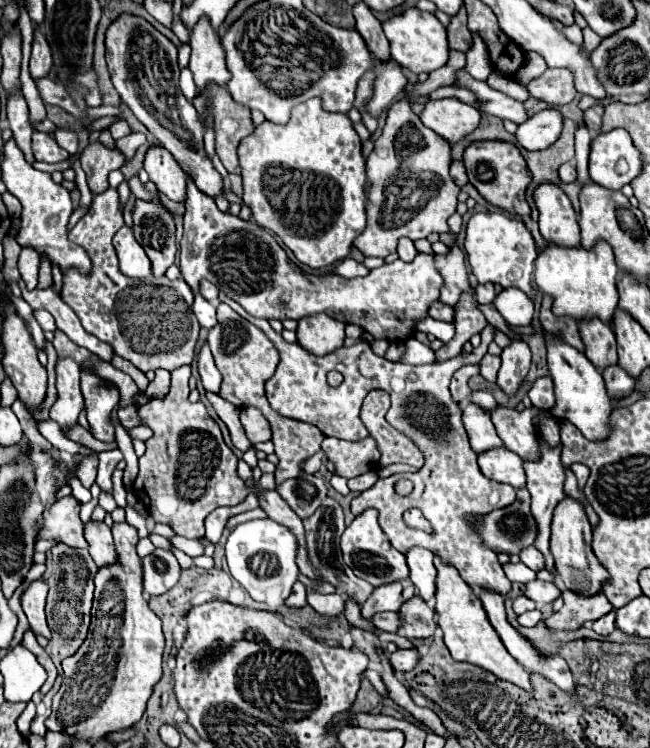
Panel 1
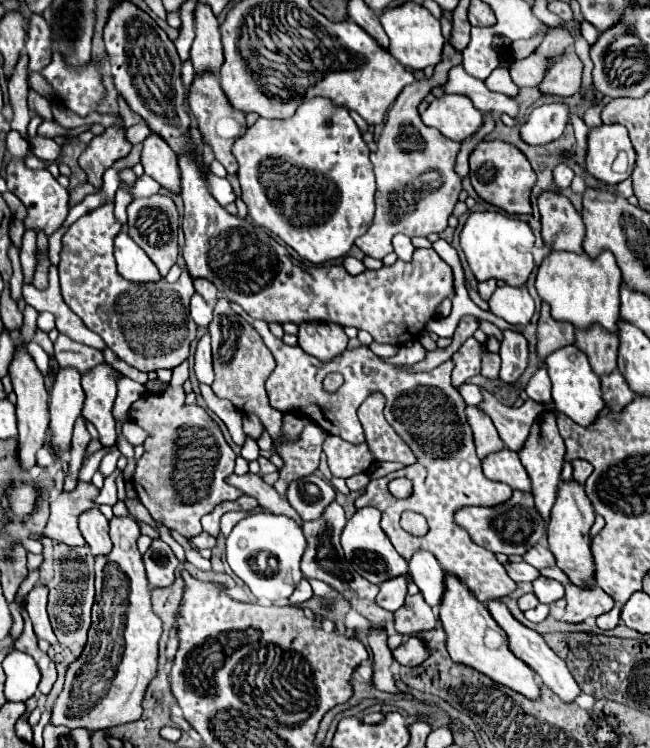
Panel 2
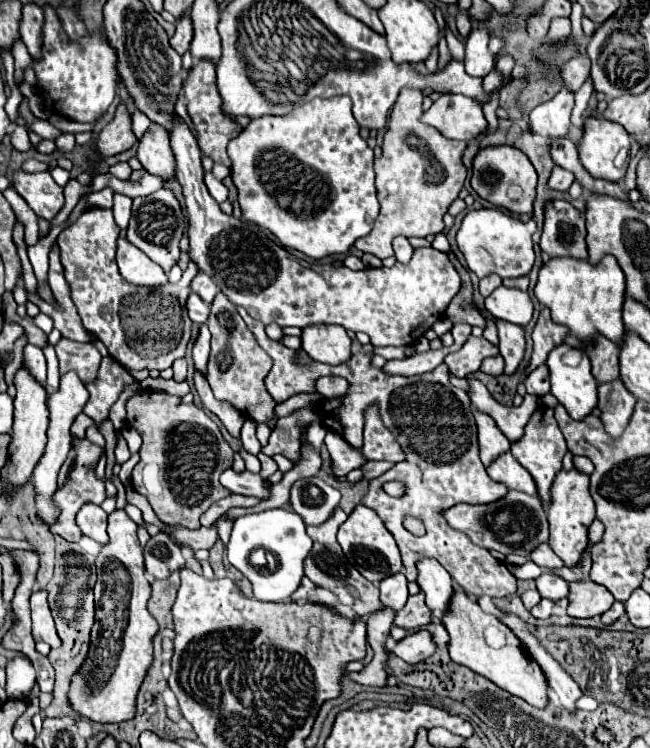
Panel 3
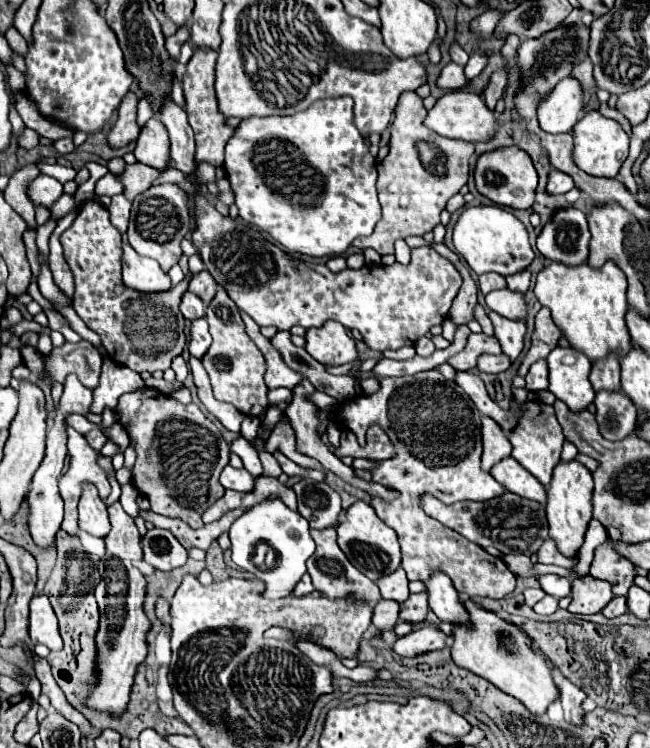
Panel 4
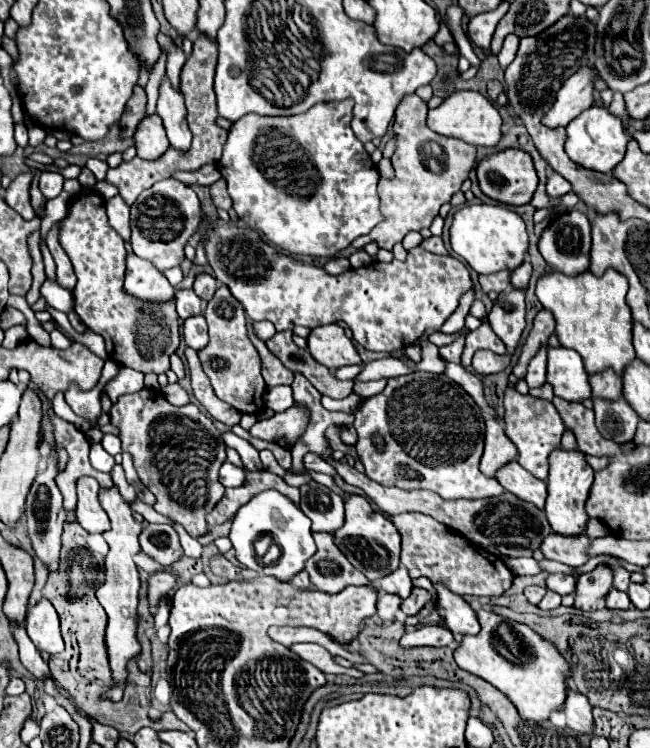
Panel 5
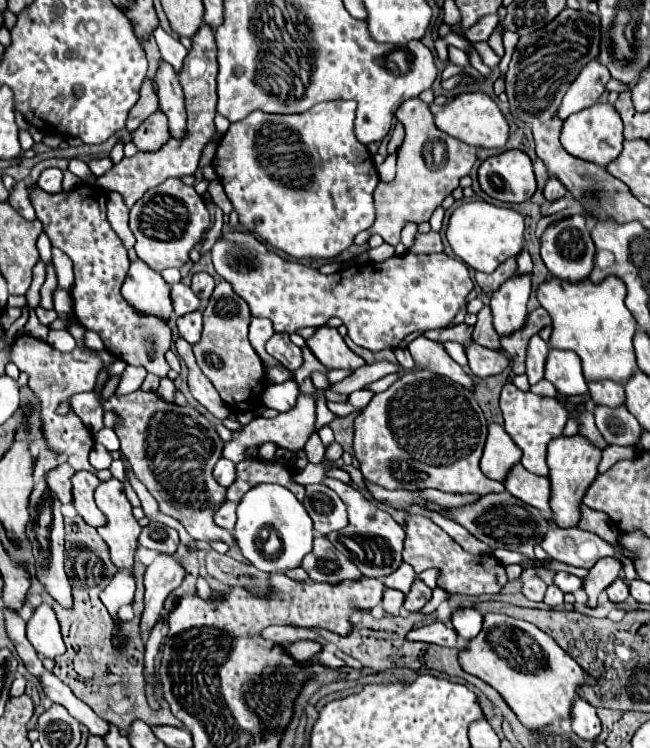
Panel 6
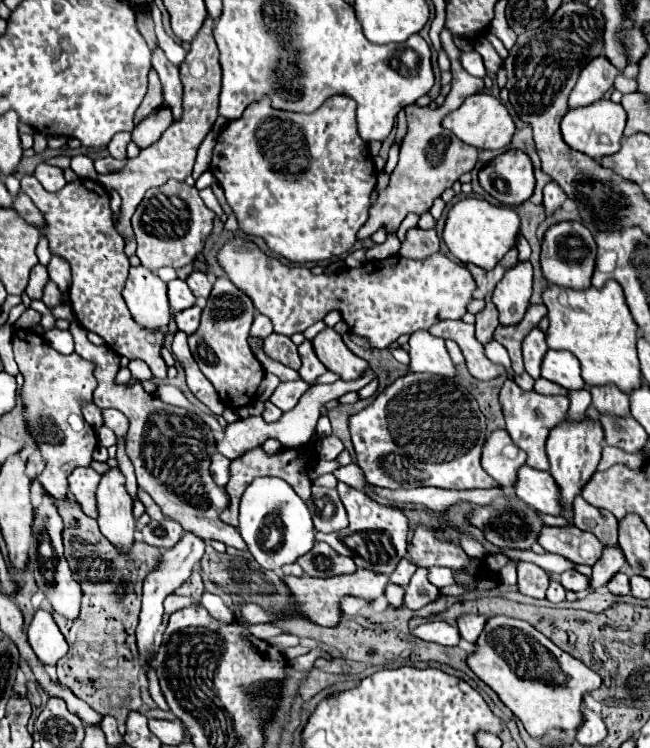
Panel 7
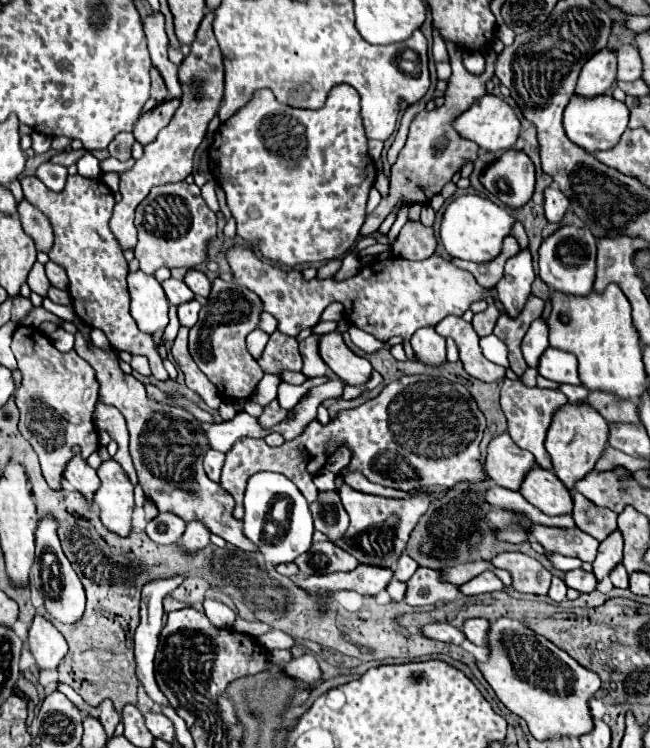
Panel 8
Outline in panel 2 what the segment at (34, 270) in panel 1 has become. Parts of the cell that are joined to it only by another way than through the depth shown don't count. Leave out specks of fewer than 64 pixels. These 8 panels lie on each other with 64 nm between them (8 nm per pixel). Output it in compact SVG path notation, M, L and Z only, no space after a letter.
M36 234L24 236L22 250L20 250L20 264L22 264L22 272L24 272L24 282L32 284L34 268L36 268Z

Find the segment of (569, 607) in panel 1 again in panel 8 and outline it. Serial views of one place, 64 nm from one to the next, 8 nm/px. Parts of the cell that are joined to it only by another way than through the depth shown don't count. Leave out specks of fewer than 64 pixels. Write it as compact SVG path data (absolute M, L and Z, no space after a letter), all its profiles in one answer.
M612 532L608 536L608 540L604 540L598 548L598 556L594 560L594 576L596 580L600 582L604 576L608 576L614 566L618 566L622 562L622 538L620 538L620 532Z

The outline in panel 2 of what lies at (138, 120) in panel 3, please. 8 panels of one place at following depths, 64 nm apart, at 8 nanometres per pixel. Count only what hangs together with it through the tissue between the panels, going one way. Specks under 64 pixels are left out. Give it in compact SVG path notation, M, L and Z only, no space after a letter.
M142 122L142 124L136 124L136 126L126 130L126 140L130 144L140 144L140 142L144 142L148 138L148 134L150 134L150 130L148 130L146 122Z

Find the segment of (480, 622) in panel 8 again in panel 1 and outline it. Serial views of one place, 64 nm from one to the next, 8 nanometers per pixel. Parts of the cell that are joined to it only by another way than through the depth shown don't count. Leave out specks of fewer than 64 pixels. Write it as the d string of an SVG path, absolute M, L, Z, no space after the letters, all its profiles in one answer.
M414 546L406 552L408 568L410 568L410 580L418 588L418 594L426 600L432 602L434 598L434 580L436 580L436 570L432 566L434 554L426 548Z

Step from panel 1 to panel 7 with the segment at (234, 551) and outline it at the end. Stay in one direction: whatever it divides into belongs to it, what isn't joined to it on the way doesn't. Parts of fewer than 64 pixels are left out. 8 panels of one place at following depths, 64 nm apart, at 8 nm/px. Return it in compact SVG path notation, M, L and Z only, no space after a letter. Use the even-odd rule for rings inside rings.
M256 478L256 482L252 482L246 488L246 492L242 494L242 500L240 500L240 524L238 524L238 532L240 532L242 540L246 542L248 552L252 554L252 558L264 570L274 570L274 572L280 570L284 564L294 564L300 556L310 552L312 546L314 546L312 514L306 508L304 500L292 490L292 486L288 486L280 478ZM268 520L274 520L274 526L282 534L280 544L272 552L262 550L262 546L258 542L260 540L260 532L264 530Z

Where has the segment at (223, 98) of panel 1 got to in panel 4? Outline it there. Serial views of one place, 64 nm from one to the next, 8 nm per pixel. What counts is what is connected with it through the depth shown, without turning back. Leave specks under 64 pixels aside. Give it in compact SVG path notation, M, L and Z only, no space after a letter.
M196 50L186 66L186 74L182 78L184 98L186 98L186 114L192 130L196 132L196 160L210 162L212 166L224 164L224 146L234 134L234 128L226 124L224 114L218 110L216 92L214 92L214 66L218 54L214 50Z

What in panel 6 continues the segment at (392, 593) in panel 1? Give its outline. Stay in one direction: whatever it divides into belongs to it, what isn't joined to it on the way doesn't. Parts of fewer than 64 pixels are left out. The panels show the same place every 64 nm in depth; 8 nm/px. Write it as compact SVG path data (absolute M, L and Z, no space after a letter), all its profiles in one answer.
M402 564L396 572L392 572L390 576L386 576L382 582L384 582L386 588L394 588L394 590L400 590L402 594L408 594L414 578L416 578L414 570L408 564Z

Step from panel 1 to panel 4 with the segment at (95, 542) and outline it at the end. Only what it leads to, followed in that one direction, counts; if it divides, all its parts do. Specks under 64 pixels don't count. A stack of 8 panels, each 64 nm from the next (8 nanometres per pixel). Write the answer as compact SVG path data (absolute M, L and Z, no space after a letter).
M84 486L84 494L78 506L78 526L80 530L98 538L106 538L110 530L106 506L100 502L100 498L96 498L96 490L92 490L92 486Z

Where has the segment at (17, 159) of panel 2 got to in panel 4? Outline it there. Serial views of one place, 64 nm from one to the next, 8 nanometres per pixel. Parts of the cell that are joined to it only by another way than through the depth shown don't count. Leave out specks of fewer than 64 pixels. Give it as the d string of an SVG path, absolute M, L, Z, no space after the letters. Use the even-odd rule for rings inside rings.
M24 128L22 134L17 140L19 147L32 149L39 144L40 136L30 128ZM40 174L34 180L30 180L26 194L34 206L44 206L46 210L50 210L52 204L62 196L62 184L52 176Z

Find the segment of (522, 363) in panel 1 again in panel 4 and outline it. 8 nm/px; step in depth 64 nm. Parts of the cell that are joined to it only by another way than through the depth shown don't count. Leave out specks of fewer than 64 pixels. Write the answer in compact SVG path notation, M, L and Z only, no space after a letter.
M490 312L488 316L490 316L492 324L494 324L496 338L498 338L500 346L502 346L502 352L510 358L510 362L514 362L520 356L522 348L524 348L526 324L524 322L514 322L514 320L502 318L496 312Z

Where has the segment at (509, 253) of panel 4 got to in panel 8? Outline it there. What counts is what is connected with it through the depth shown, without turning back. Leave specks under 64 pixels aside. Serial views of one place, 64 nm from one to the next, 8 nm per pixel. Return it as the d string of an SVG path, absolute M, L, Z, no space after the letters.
M464 194L454 198L446 212L440 226L440 238L444 248L450 256L470 262L492 262L502 252L502 240L510 236L512 224L516 222L510 208L496 206L488 198L476 196L476 194Z

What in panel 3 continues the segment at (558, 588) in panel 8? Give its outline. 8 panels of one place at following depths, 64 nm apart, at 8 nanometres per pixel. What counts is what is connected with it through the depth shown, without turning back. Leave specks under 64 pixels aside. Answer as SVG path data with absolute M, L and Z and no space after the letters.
M544 598L536 608L532 608L532 610L530 610L530 614L532 614L534 618L542 618L542 620L546 620L546 618L550 618L552 608L554 608L554 604L552 604L552 602L548 602L548 600Z

